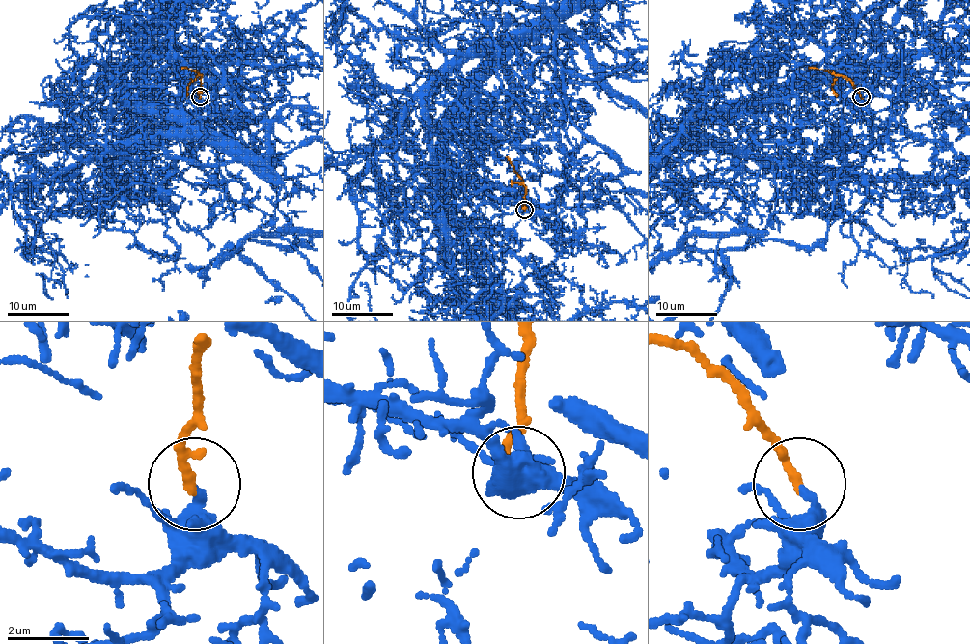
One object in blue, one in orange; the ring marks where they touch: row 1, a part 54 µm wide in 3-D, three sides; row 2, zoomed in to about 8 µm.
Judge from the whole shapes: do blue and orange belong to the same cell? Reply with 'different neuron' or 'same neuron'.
different neuron

